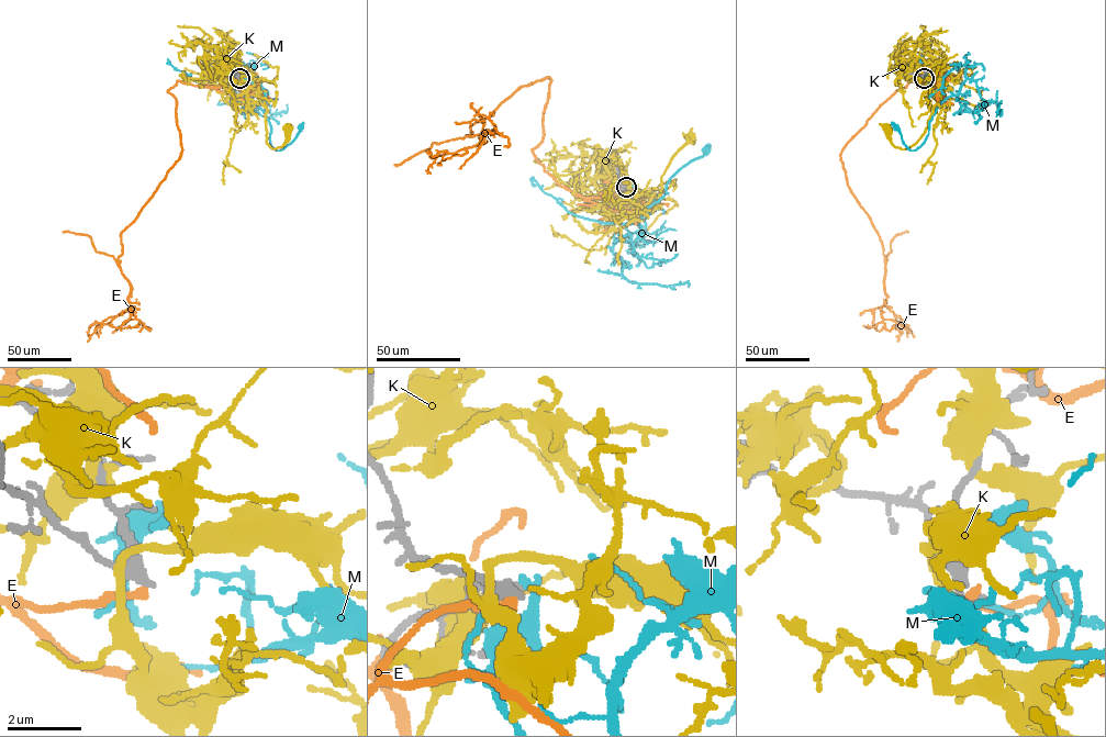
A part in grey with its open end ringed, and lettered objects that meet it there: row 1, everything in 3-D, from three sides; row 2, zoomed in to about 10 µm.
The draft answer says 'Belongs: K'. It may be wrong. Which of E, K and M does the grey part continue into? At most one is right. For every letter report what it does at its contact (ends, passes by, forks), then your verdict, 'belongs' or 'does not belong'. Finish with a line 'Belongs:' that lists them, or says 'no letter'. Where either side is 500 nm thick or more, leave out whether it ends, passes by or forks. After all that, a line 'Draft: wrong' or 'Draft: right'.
E: it ends there; does not belong
K: it passes by; does not belong
M: it ends there; does not belong
Belongs: no letter
Draft: wrong

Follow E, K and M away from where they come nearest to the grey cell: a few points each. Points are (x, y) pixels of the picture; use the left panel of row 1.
E: (239, 78), (178, 81), (168, 91), (180, 158), (121, 233), (129, 309), (95, 321), (90, 337)
K: (238, 78), (248, 86), (247, 75), (259, 87), (253, 93), (267, 110), (266, 143), (281, 147), (288, 129)
M: (238, 78), (253, 78), (254, 67), (241, 68), (231, 79), (264, 112), (276, 149), (290, 144), (300, 126)

